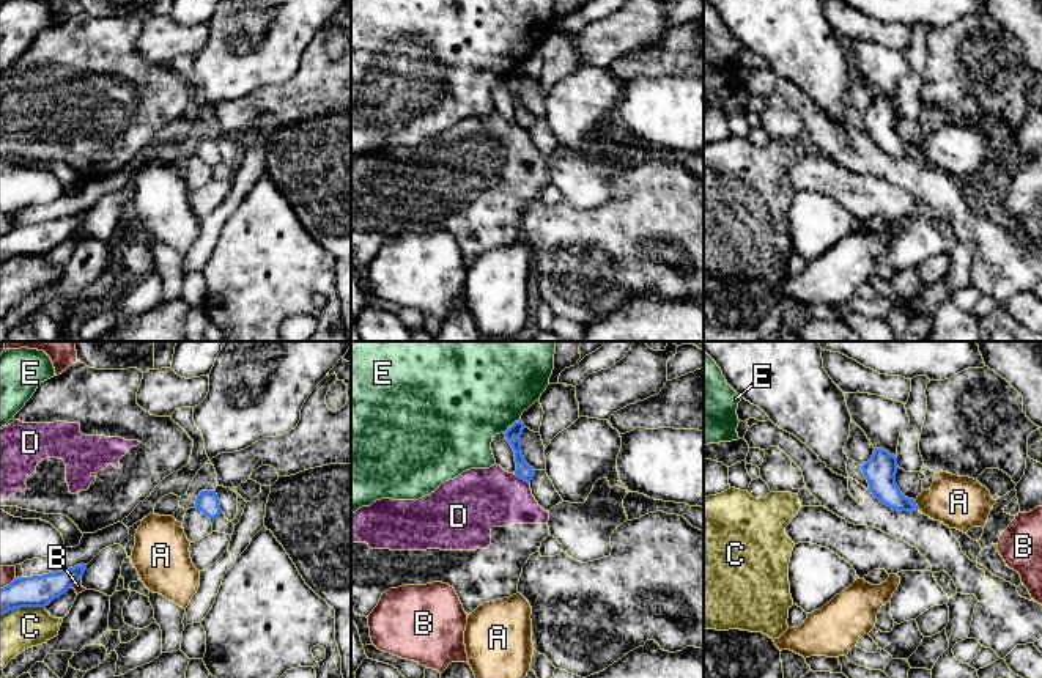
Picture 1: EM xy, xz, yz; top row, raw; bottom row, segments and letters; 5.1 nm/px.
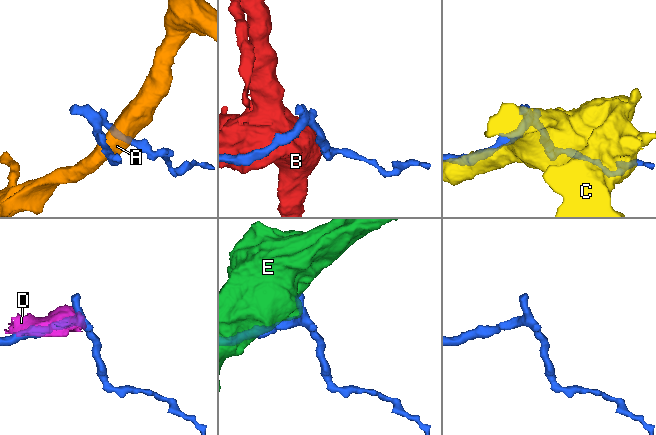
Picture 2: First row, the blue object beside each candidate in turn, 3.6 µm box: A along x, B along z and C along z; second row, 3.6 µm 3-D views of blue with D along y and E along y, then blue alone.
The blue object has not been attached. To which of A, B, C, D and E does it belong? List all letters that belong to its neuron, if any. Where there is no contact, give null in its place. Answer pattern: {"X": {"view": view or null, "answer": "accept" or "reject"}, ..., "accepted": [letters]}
{"A": {"view": "yz", "answer": "reject"}, "B": {"view": "xy", "answer": "reject"}, "C": {"view": "xy", "answer": "reject"}, "D": {"view": "xz", "answer": "reject"}, "E": {"view": "xz", "answer": "reject"}, "accepted": []}

